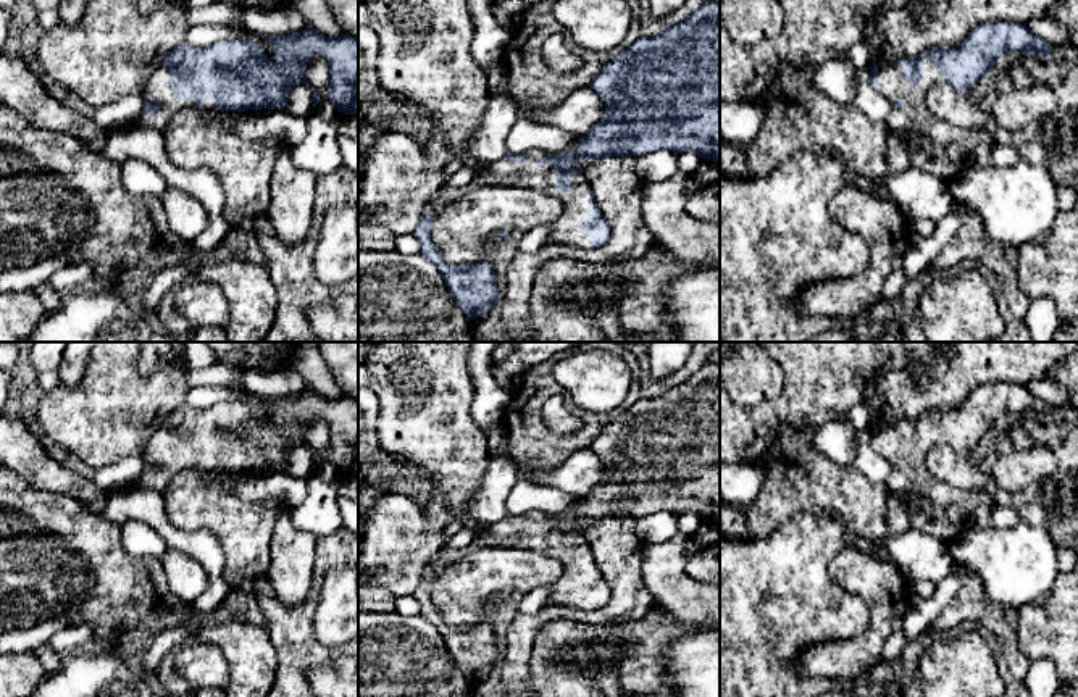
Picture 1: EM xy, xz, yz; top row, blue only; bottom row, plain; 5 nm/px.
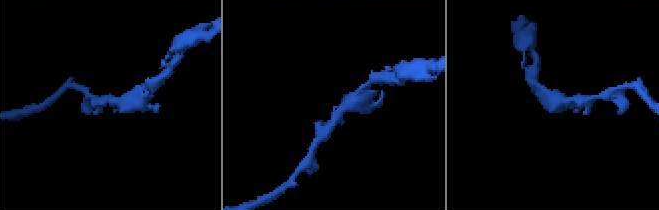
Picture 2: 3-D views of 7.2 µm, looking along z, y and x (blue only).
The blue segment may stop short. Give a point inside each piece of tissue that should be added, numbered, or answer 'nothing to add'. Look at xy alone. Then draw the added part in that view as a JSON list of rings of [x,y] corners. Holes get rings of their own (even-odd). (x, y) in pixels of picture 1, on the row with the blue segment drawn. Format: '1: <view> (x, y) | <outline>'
1: xy (157, 86) | [[[163,61],[150,74],[147,84],[144,86],[140,95],[145,102],[153,98],[160,103],[160,111],[155,115],[142,113],[137,124],[148,129],[161,131],[165,123],[179,110],[197,108],[195,100],[176,100],[174,90],[168,82],[169,71],[163,66]]]

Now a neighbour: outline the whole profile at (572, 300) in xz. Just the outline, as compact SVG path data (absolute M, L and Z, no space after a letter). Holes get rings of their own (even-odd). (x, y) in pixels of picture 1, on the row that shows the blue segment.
M660 245L628 261L586 263L573 258L545 261L529 297L528 319L534 334L516 340L503 326L499 308L473 319L473 342L678 342L665 318L666 289L684 265Z

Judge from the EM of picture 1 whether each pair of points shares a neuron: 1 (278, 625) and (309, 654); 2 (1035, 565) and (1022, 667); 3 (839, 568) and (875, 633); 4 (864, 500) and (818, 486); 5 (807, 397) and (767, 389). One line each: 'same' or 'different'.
1: same
2: different
3: same
4: same
5: different

